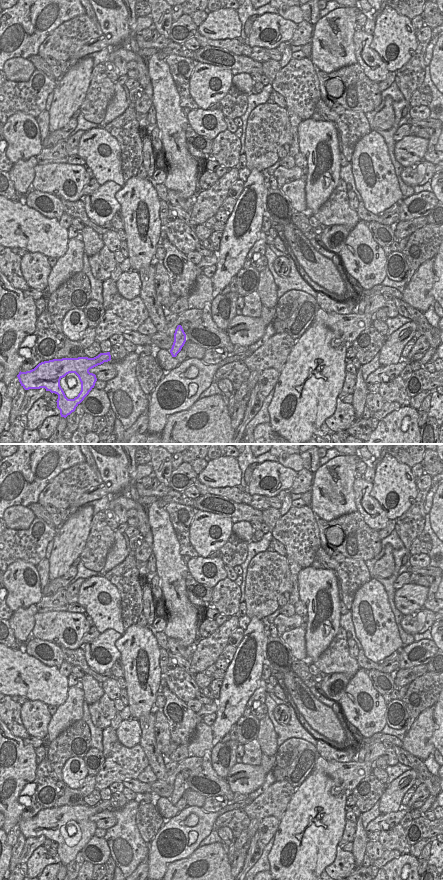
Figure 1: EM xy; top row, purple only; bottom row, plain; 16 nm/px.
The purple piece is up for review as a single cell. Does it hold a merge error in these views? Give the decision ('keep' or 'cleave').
keep

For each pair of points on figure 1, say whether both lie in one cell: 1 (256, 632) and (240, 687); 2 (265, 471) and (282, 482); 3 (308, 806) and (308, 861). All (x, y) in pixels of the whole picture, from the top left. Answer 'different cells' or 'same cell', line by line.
1: same cell
2: same cell
3: same cell

